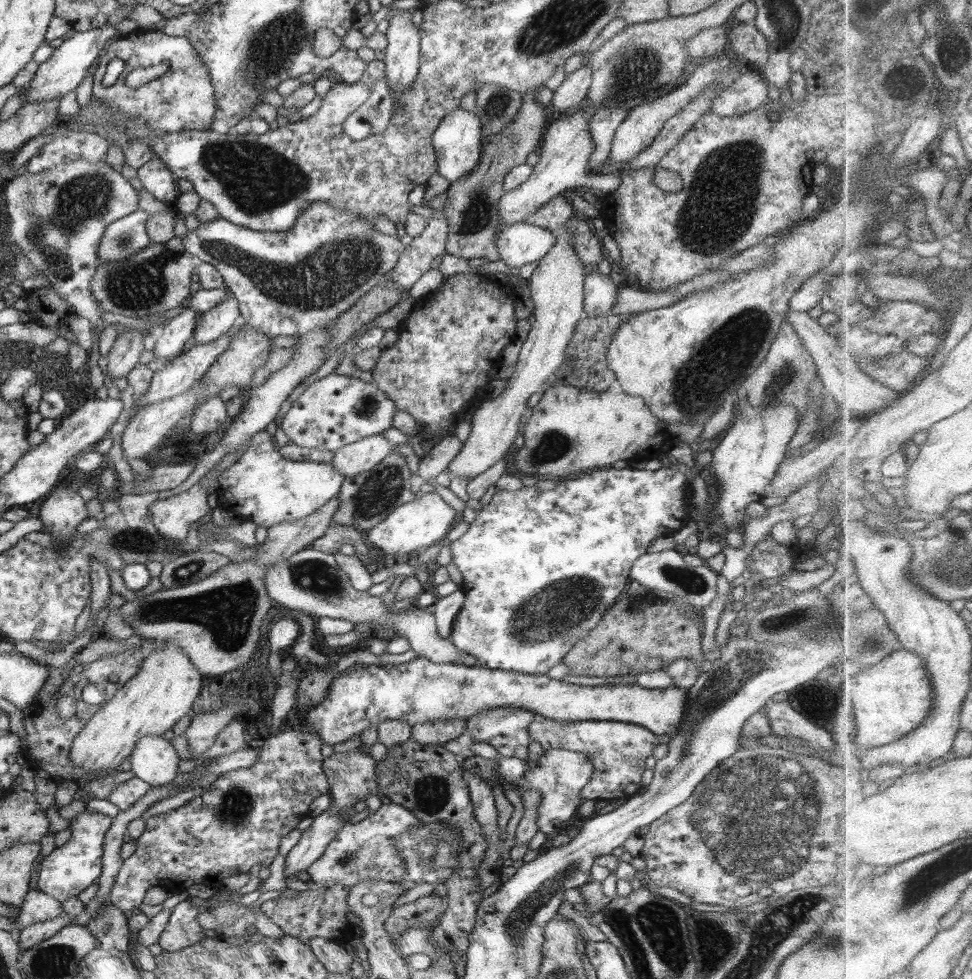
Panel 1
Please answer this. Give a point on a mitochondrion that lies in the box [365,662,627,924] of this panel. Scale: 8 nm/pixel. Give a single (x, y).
(431, 852)

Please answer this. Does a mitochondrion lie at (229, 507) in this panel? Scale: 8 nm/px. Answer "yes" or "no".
no

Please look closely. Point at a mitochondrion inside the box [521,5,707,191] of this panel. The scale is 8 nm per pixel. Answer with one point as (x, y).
(634, 71)

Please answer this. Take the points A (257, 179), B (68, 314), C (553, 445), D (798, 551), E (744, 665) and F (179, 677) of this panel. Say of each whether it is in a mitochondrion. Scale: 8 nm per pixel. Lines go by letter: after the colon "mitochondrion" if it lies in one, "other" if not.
A: mitochondrion
B: other
C: mitochondrion
D: other
E: mitochondrion
F: other

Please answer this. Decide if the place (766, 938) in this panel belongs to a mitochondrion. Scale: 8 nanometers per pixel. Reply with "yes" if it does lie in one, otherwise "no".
yes

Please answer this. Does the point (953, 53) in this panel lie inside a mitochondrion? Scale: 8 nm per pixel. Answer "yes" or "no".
yes

